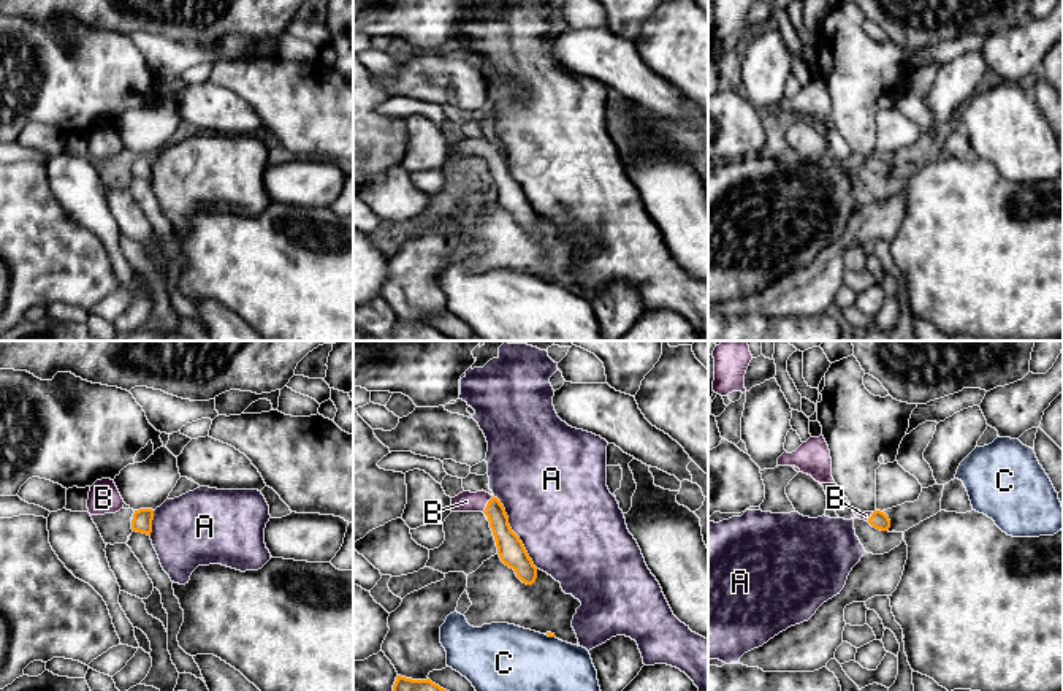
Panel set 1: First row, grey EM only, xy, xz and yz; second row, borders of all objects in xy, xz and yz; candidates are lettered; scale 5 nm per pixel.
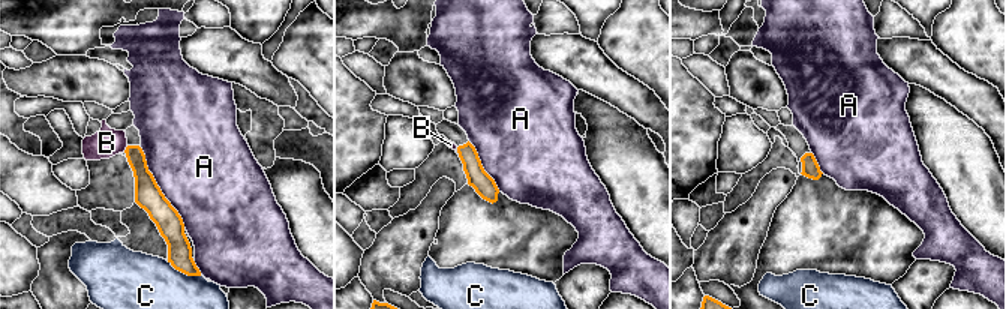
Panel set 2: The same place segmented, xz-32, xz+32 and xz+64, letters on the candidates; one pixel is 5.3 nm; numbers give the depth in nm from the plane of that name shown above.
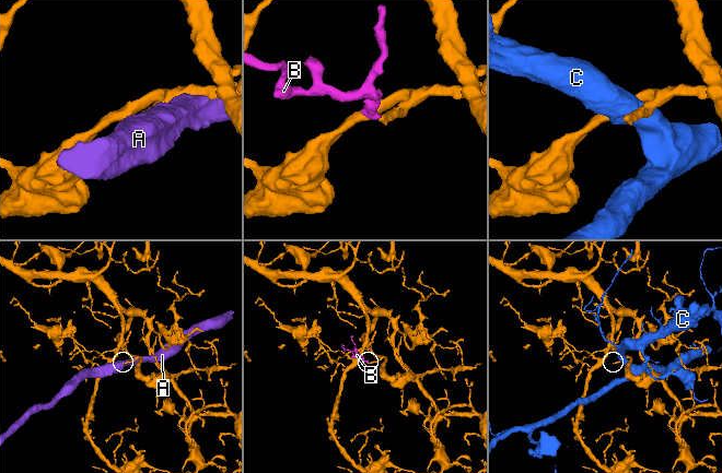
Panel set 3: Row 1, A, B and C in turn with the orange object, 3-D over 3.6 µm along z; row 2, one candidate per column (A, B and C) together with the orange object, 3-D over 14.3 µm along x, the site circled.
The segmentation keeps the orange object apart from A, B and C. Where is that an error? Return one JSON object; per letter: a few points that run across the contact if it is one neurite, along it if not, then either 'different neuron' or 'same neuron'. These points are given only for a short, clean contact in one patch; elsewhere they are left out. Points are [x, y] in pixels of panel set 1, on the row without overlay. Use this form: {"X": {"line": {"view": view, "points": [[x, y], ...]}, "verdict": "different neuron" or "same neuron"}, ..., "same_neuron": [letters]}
{"A": {"verdict": "different neuron"}, "B": {"line": {"view": "xz", "points": [[509, 190], [496, 159], [487, 149], [466, 146]]}, "verdict": "same neuron"}, "C": {"line": {"view": "xz", "points": [[547, 279], [553, 282]]}, "verdict": "different neuron"}, "same_neuron": ["B"]}

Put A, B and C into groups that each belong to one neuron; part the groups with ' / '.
A / B / C

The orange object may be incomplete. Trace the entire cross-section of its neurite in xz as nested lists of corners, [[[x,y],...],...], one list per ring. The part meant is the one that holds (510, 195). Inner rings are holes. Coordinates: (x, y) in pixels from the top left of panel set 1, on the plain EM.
[[[483,135],[463,136],[451,143],[451,157],[483,157],[488,162],[501,206],[513,214],[523,228],[535,227],[537,212],[520,182],[512,176],[505,154],[497,143]]]

